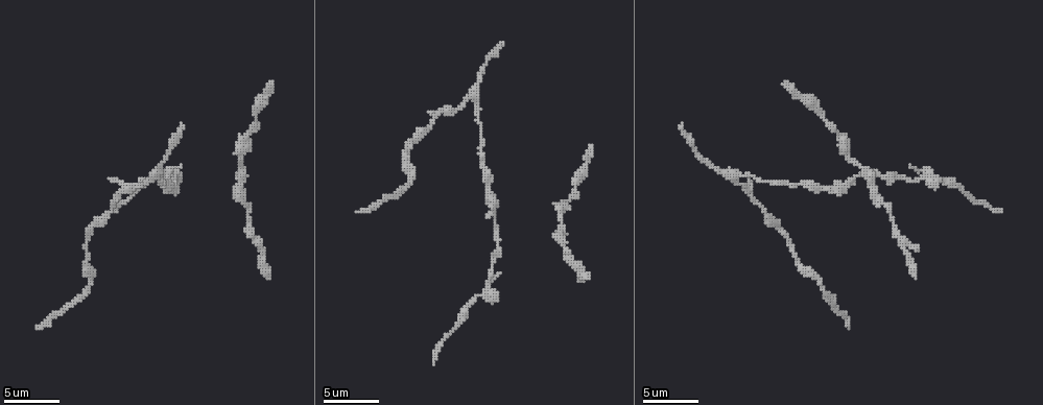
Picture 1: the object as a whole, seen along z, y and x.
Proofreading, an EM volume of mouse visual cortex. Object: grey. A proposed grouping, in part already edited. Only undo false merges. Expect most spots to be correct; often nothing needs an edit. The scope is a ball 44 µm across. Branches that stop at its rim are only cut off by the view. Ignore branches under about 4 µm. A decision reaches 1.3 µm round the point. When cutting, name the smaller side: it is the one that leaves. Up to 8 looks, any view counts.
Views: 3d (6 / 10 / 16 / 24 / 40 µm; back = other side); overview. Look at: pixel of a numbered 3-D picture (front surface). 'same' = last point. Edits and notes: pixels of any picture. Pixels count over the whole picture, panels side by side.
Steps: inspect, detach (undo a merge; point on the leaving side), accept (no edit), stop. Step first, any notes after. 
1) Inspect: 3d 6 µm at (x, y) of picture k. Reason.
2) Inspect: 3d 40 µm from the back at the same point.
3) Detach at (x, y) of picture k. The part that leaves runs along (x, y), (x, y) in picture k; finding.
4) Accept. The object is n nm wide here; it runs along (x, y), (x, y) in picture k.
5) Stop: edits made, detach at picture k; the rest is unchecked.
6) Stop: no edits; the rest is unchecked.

Inspect: 3d 10 µm at (479, 153) of picture 1.

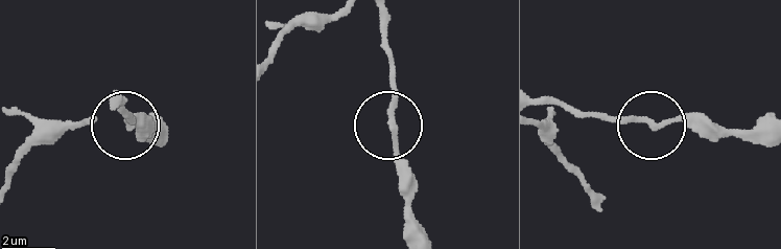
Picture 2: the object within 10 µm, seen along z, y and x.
Accept. It runs along (646, 117), (716, 121) in picture 2; continuous, no second neuron.

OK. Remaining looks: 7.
Inspect: 3d 6 µm at (778, 230) of picture 1. Thick turns thin.

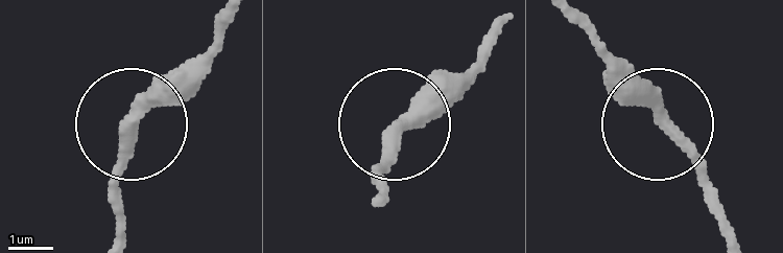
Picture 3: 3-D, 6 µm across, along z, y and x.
Accept. It runs along (233, 18), (132, 119), (117, 216) in picture 3; continuous, no second neuron.

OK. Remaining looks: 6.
Inspect: 3d 6 µm at (467, 95) of picture 1.

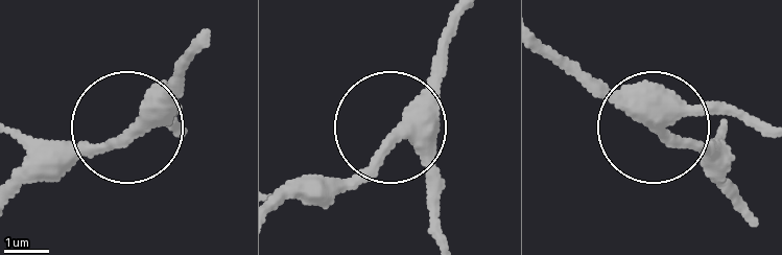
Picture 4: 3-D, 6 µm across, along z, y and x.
Accept. The object is 360 nm wide here; continuous, no second neuron.

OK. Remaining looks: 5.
Inspect: 3d 6 µm at (877, 174) of picture 1.

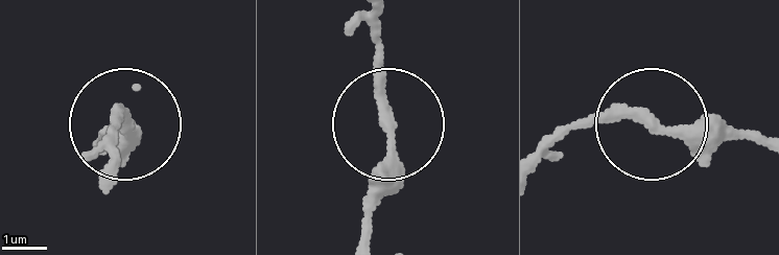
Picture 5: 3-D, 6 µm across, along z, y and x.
Accept. The object is 240 nm wide here; continuous, no second neuron.

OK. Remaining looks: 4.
Stop: no edits; the rest is unchecked.

